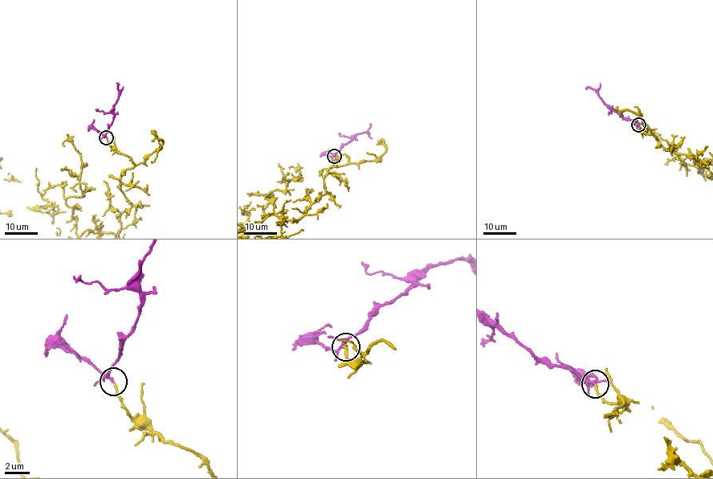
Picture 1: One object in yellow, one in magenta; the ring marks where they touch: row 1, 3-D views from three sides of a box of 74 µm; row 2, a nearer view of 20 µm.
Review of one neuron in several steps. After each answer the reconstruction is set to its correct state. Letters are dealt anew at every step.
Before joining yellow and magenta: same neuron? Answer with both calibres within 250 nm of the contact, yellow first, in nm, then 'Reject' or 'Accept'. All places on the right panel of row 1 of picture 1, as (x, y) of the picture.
Thickness 160 nm (yellow) against 150 nm. Accept

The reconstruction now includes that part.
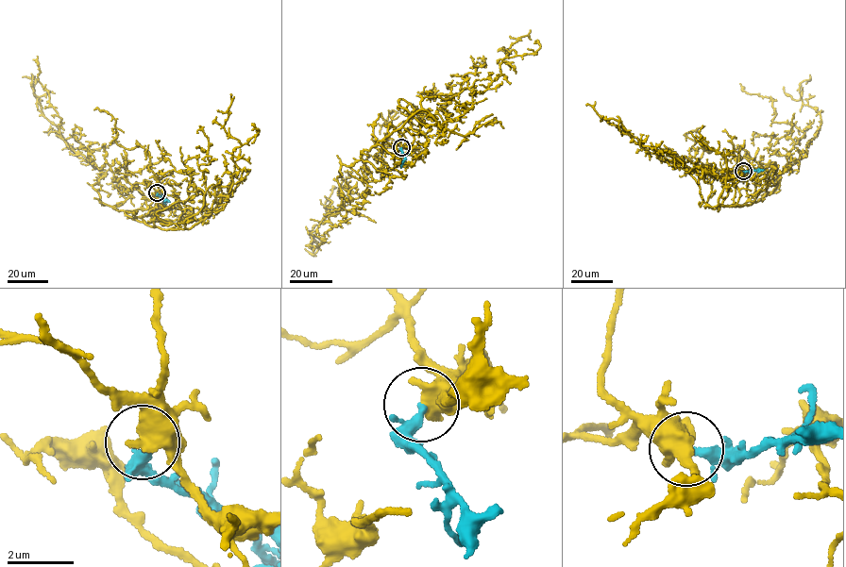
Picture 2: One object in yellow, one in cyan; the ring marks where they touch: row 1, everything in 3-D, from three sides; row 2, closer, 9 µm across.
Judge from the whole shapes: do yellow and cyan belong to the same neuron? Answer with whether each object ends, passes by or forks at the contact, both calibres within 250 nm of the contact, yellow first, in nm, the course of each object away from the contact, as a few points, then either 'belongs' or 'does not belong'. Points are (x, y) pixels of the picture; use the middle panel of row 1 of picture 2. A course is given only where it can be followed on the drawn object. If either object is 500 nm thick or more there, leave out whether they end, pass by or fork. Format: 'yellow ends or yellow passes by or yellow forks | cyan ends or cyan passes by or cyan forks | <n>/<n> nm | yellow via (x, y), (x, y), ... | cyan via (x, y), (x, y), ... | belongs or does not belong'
550/220 nm | yellow via (401, 147), (405, 139), (391, 125), (361, 158), (342, 164), (337, 179), (350, 197), (323, 224), (336, 187) | cyan via (401, 147), (404, 159), (401, 164) | does not belong

